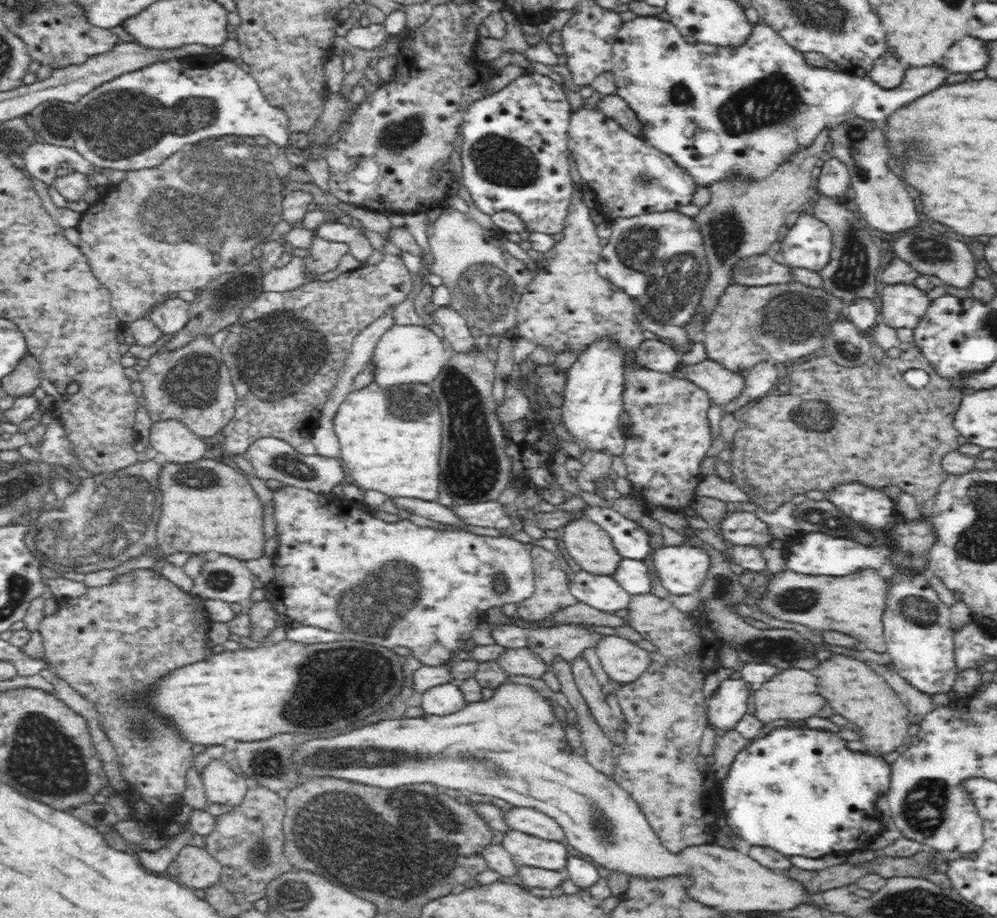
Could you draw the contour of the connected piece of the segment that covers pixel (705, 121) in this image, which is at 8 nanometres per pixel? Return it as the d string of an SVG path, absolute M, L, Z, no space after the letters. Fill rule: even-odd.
M656 16L636 17L631 21L626 21L623 29L616 35L615 42L613 50L614 70L612 70L611 74L616 79L617 96L621 97L628 103L632 110L636 111L640 122L643 124L644 141L648 142L652 147L660 149L664 154L671 156L672 160L676 162L676 165L685 169L697 181L698 185L704 186L715 182L718 178L726 177L733 171L734 173L744 173L744 175L750 174L750 176L756 176L756 178L770 175L776 169L776 166L781 164L780 162L784 162L784 158L788 154L792 154L800 146L808 146L825 127L832 128L836 124L840 124L842 120L854 117L882 122L890 114L893 114L894 110L900 109L902 106L908 104L908 102L913 102L916 98L924 96L924 94L928 94L930 90L940 88L948 80L948 77L954 74L952 71L939 66L912 68L905 72L898 86L886 90L880 88L880 86L876 85L867 76L848 75L847 73L835 74L831 70L807 66L803 54L786 44L781 36L766 24L756 26L754 36L748 40L750 44L742 46L738 50L698 43L688 44L688 42L684 41L683 36L678 33L676 26L670 23L670 21L661 21Z

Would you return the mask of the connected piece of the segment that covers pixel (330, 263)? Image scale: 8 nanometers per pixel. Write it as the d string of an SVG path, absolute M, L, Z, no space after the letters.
M313 237L313 244L310 247L311 255L305 259L309 270L318 274L332 272L340 266L342 258L349 253L349 246L346 243L333 243Z

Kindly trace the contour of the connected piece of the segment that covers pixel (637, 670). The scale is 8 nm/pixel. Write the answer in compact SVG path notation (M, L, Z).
M617 634L604 637L596 652L604 672L621 684L636 682L656 662L652 652Z

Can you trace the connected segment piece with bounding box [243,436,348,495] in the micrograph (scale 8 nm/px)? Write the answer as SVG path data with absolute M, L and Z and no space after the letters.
M275 436L254 440L245 450L243 457L254 468L254 474L262 480L278 481L282 485L306 488L316 493L329 495L334 486L344 484L348 480L346 470L342 467L339 458L328 458L320 454L316 456L300 454L288 441Z

